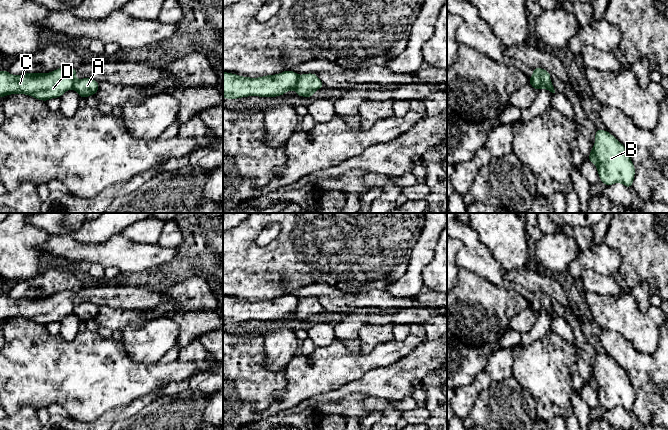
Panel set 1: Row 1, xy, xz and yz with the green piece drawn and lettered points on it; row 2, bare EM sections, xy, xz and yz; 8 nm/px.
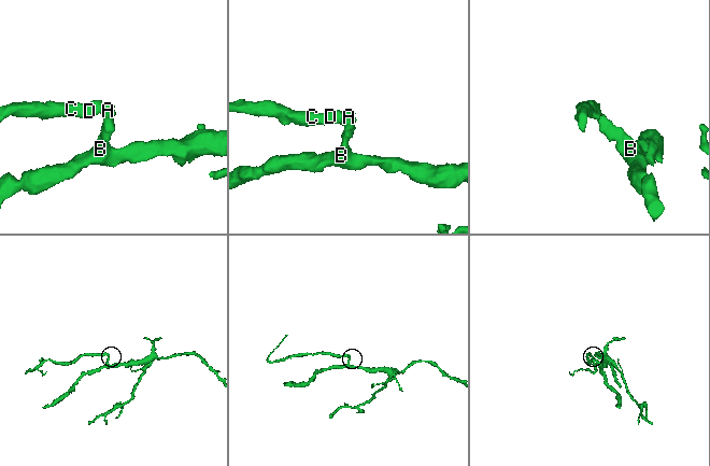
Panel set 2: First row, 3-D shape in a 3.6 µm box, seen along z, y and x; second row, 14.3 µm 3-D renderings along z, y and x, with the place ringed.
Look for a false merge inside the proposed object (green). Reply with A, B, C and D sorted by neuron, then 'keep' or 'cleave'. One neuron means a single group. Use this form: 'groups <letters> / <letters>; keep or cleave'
groups A B / C D; cleave

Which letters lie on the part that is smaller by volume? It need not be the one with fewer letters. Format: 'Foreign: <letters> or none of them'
Foreign: C, D

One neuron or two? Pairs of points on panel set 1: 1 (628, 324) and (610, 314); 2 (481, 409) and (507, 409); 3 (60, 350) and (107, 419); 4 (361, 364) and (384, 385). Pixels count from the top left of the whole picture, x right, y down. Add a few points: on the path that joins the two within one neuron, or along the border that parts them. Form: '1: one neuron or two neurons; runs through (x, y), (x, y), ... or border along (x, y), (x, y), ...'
1: one neuron; runs through (624, 320), (618, 314), (614, 314)
2: one neuron; runs through (487, 409), (501, 409)
3: two neurons; border along (106, 411), (96, 419)
4: two neurons; border along (392, 365), (369, 370), (360, 379), (349, 384)

